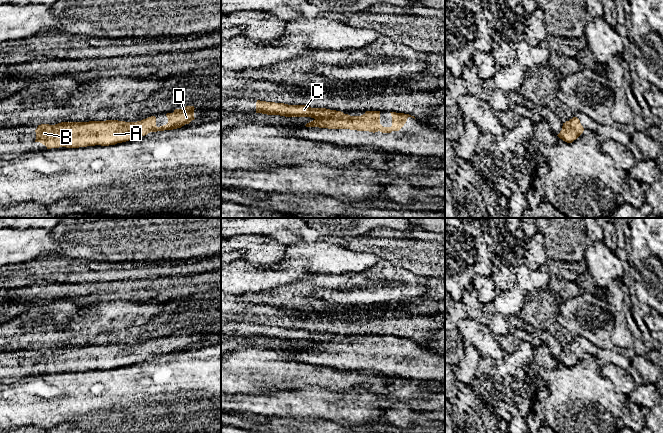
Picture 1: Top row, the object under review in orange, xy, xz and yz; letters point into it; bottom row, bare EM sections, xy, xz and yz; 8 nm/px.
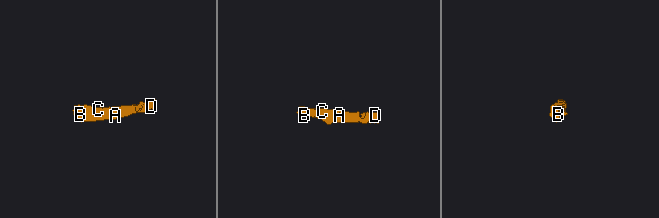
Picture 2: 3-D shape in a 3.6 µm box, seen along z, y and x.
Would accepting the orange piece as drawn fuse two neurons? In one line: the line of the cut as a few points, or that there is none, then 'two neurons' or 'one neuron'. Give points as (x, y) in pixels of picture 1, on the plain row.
cut none; one neuron

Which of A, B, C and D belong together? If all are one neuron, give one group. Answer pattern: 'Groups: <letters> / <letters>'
Groups: A B C D

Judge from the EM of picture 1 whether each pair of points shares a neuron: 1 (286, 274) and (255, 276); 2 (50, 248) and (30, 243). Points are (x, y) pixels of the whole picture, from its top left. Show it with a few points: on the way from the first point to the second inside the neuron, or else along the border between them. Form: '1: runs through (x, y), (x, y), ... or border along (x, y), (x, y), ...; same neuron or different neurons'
1: runs through (278, 276), (263, 276); same neuron
2: runs through (45, 244), (35, 243); same neuron

